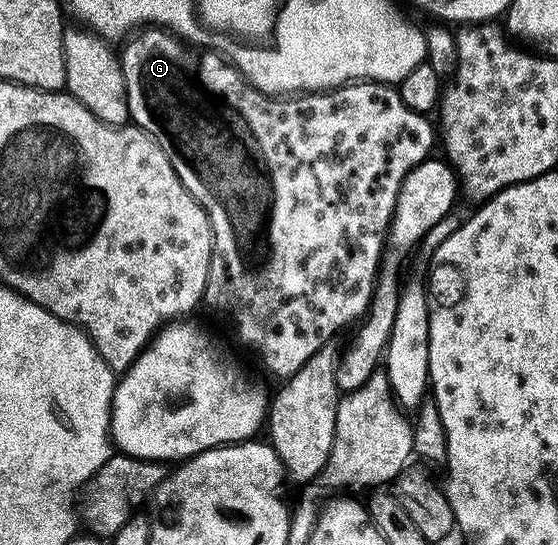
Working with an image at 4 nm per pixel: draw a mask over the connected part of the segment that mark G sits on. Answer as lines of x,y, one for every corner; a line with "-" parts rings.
144,28
138,31
123,48
121,61
129,96
131,122
151,135
153,140
157,140
165,156
169,156
169,164
173,164
181,184
185,184
185,188
199,201
201,208
205,208
211,221
215,247
209,268
206,305
211,305
217,313
224,314
235,325
235,334
239,337
240,344
245,349
252,350
263,361
263,366
269,373
276,374
279,380
292,378
297,372
301,372
301,368
305,368
305,364
309,364
309,360
313,360
313,356
317,356
317,352
321,352
321,348
334,343
334,338
350,322
355,322
360,317
359,322
368,313
402,184
414,169
432,157
431,149
434,146
436,149
437,146
437,130
432,119
413,112
405,104
405,100
401,100
394,85
382,82
348,84
337,90
302,96
262,94
222,53
206,54
206,49
192,48
186,41
162,28

